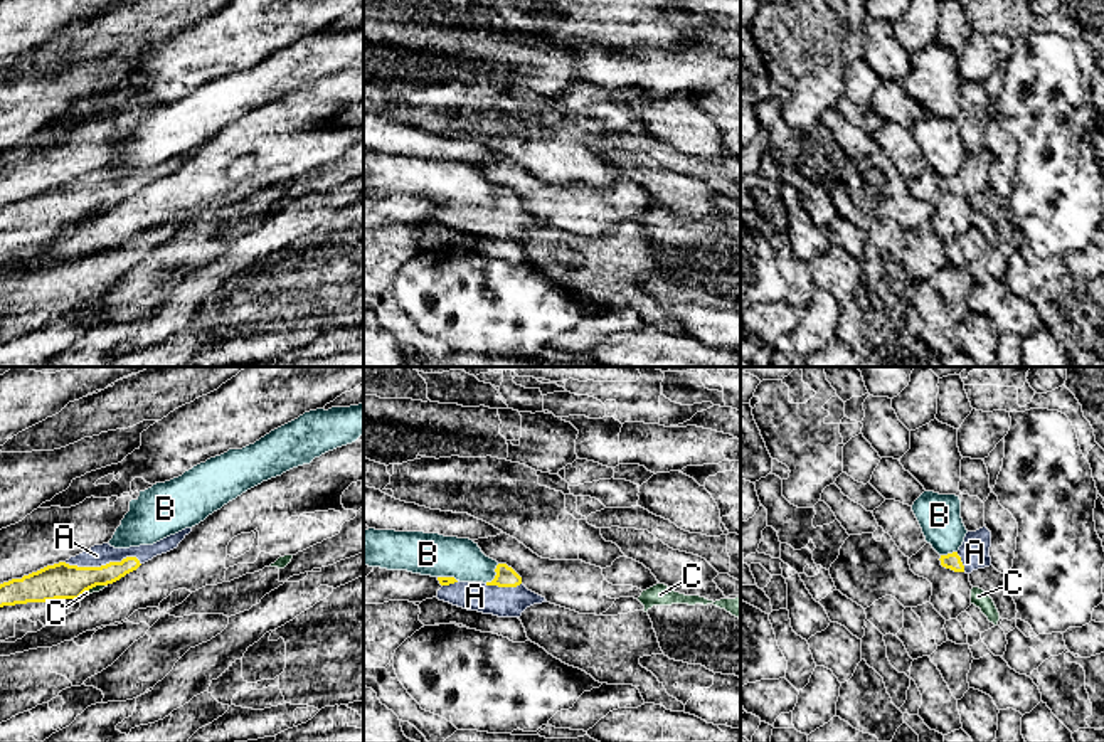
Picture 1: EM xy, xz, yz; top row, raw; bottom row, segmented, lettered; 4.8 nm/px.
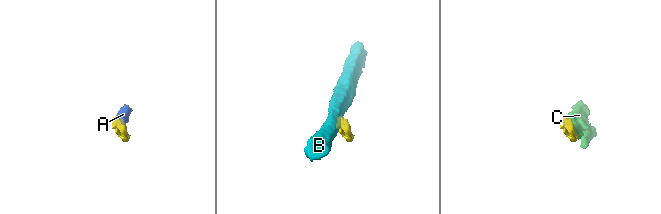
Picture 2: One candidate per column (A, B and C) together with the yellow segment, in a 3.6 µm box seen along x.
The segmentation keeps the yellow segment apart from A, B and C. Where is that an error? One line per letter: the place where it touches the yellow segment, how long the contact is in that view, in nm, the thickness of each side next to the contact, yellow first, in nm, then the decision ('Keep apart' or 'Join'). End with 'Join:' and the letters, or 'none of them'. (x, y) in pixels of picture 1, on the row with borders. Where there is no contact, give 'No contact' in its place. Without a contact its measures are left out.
A: Touches yellow at xy (101, 566). Shared border 360 nm. Thickness 180 nm (yellow) against 100 nm. Join
B: Touches yellow at xz (495, 576). Shared border 120 nm. Thickness 100 nm (yellow) against 190 nm. Keep apart
C: Touches yellow at xy (91, 588). Shared border 160 nm. Thickness 180 nm (yellow) against 30 nm. Keep apart
Join: A

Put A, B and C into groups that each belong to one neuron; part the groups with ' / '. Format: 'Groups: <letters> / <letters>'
Groups: A / B / C

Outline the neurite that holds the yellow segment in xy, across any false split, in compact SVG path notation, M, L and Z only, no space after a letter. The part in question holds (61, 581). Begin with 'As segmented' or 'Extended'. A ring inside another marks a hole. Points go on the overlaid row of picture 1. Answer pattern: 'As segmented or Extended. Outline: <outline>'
Extended. Outline: M185 528L153 545L130 549L114 549L109 543L94 545L66 562L0 584L0 607L79 599L86 591L113 584L153 557L177 549L190 532L192 528Z

